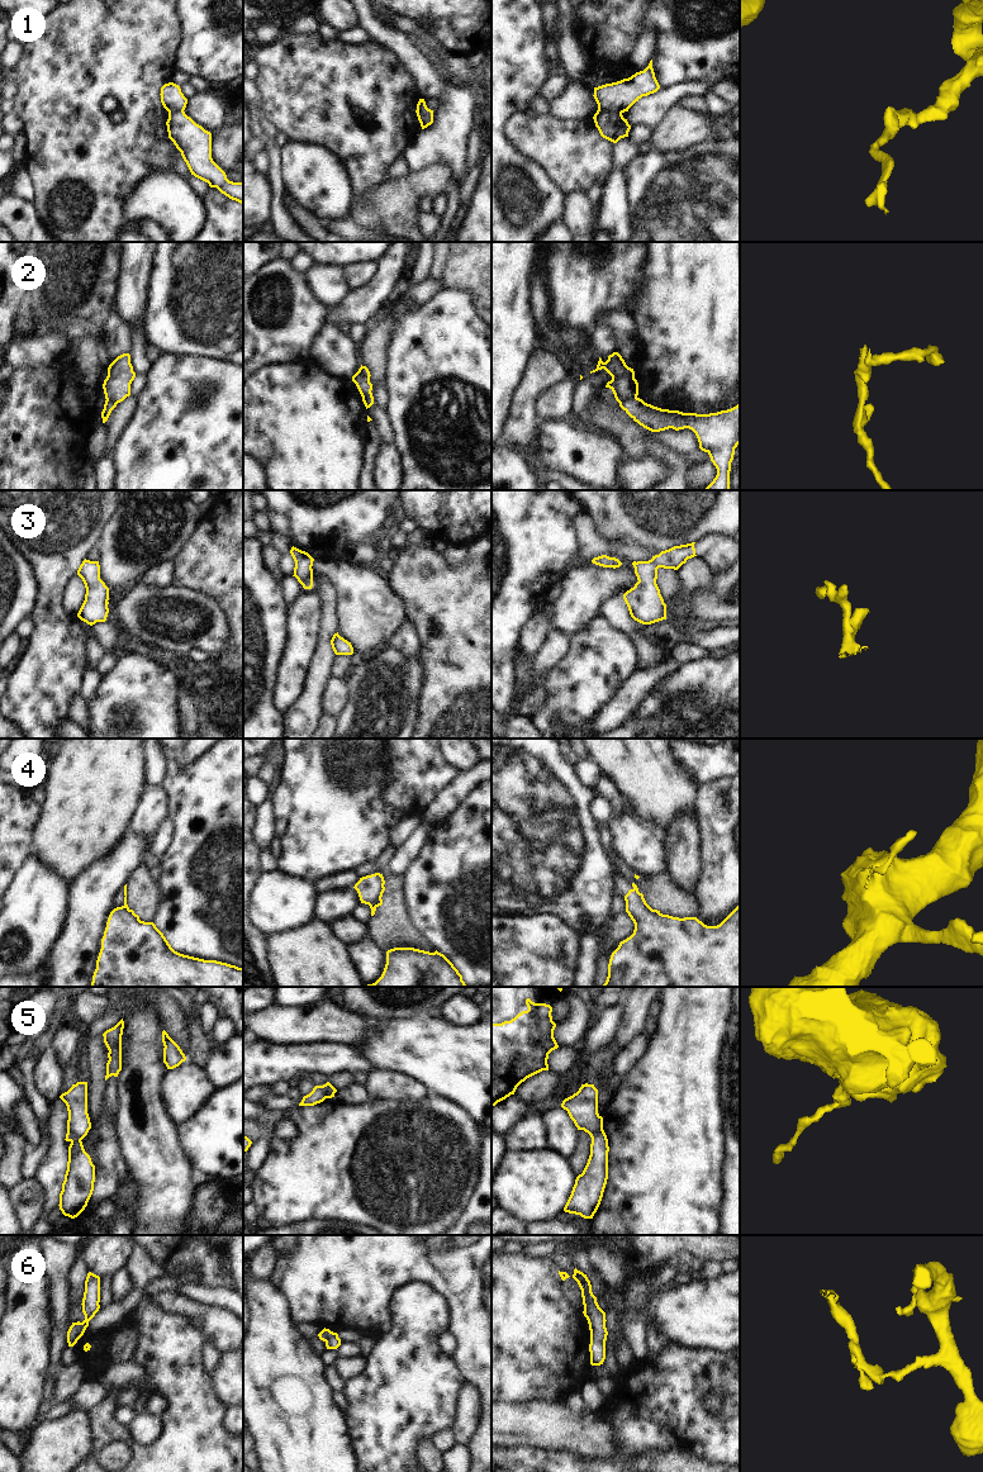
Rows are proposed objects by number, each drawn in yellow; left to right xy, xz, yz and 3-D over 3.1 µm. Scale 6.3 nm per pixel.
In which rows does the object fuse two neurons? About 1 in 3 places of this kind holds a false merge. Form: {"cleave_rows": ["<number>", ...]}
{"cleave_rows": ["1", "2", "4", "5", "6"]}

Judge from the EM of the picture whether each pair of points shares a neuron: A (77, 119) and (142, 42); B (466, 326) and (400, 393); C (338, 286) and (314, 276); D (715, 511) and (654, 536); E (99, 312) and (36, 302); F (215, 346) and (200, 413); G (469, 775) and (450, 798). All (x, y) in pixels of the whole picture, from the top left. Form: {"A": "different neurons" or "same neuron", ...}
{"A": "same neuron", "B": "same neuron", "C": "same neuron", "D": "same neuron", "E": "same neuron", "F": "different neurons", "G": "same neuron"}

